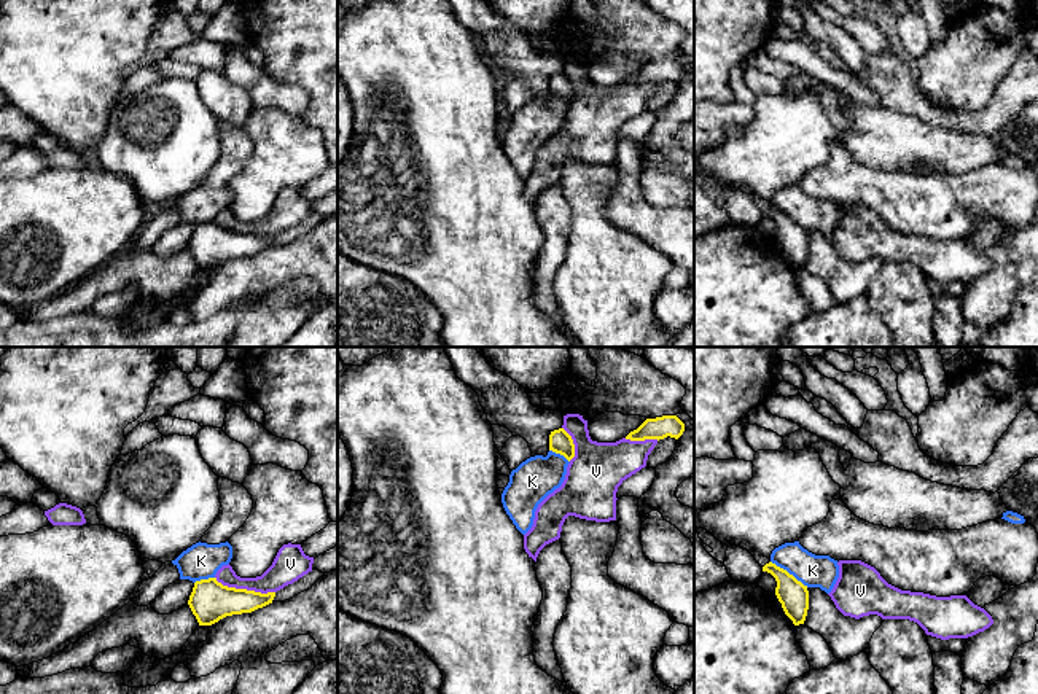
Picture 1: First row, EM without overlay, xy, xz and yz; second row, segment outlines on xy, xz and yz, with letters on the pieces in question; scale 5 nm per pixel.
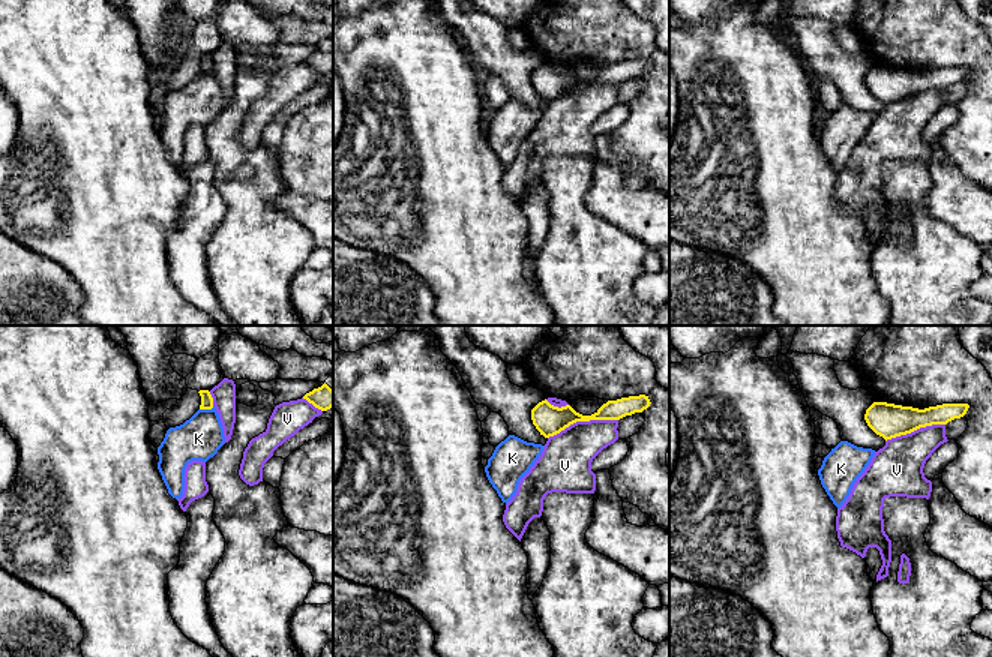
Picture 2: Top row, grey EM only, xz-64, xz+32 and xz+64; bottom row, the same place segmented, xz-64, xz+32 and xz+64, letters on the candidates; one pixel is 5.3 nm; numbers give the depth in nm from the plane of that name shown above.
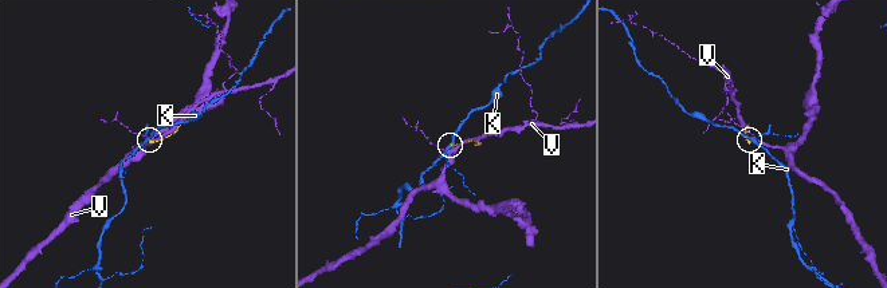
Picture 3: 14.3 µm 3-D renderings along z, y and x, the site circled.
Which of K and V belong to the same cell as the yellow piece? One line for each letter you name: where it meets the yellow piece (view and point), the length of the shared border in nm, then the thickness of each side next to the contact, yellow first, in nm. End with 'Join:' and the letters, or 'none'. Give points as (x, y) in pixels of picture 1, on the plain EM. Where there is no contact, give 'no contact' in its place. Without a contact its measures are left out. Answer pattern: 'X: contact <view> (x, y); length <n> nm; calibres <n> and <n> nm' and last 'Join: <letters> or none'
Join: none

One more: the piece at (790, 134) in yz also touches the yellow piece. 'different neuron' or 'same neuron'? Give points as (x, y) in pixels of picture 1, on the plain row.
same neuron

